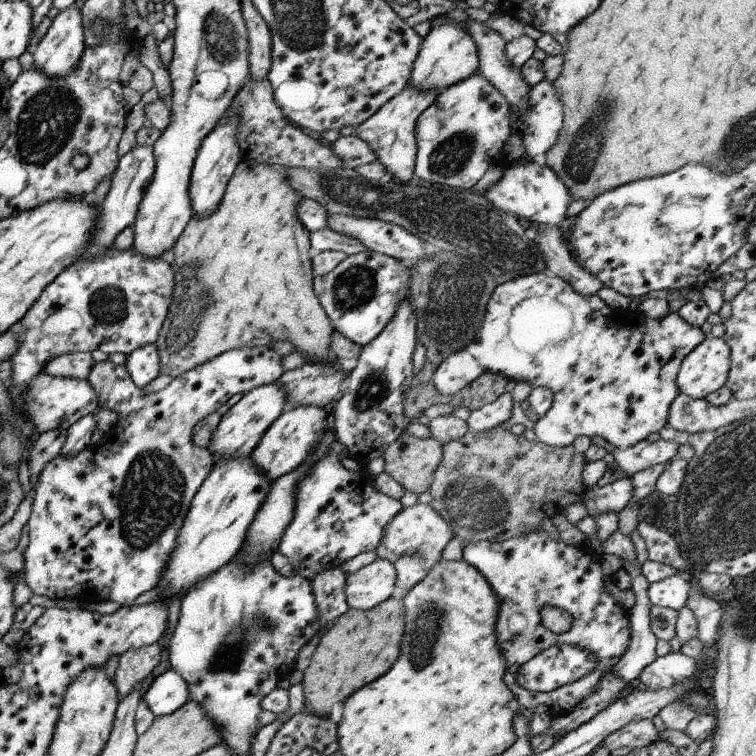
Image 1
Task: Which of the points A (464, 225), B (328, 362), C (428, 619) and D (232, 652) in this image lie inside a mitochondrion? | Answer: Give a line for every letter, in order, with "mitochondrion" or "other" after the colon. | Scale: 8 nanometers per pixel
A: mitochondrion
B: other
C: mitochondrion
D: mitochondrion

